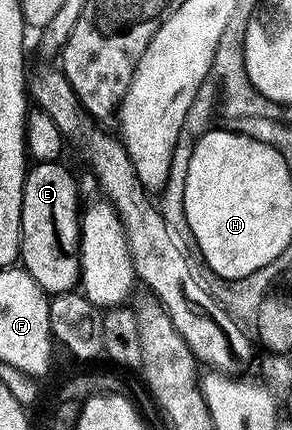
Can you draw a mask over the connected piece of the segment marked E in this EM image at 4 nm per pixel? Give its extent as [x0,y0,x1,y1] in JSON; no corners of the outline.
[19,160,80,295]

